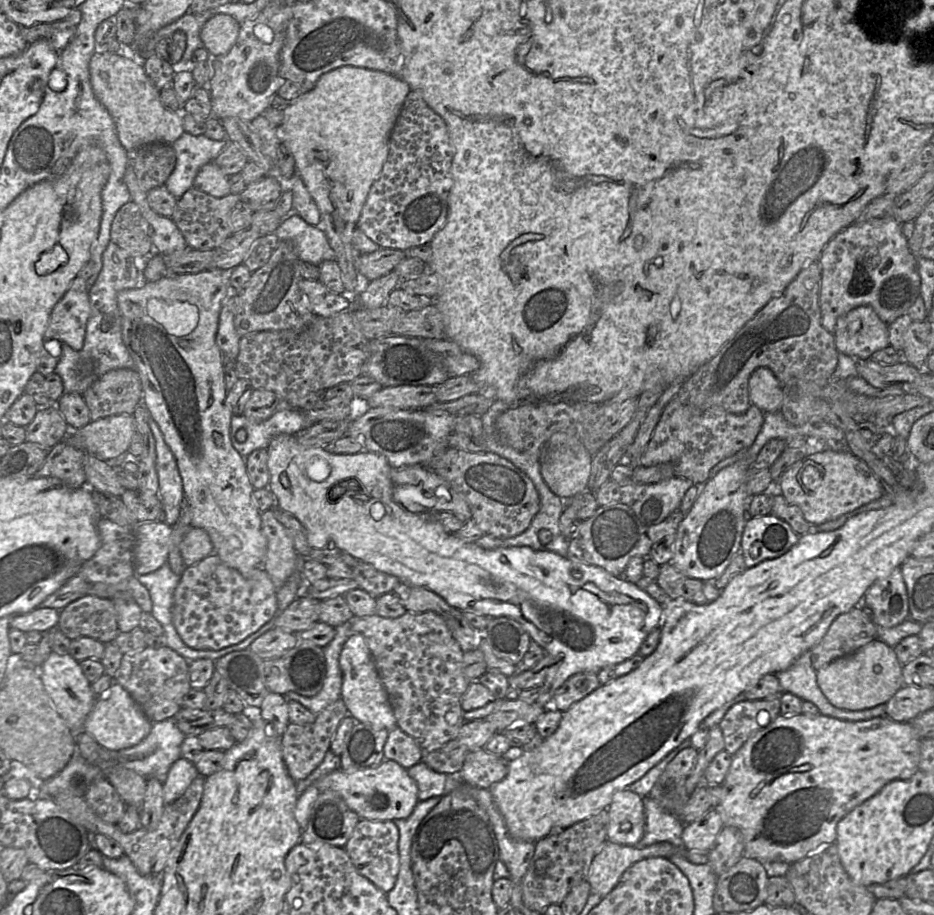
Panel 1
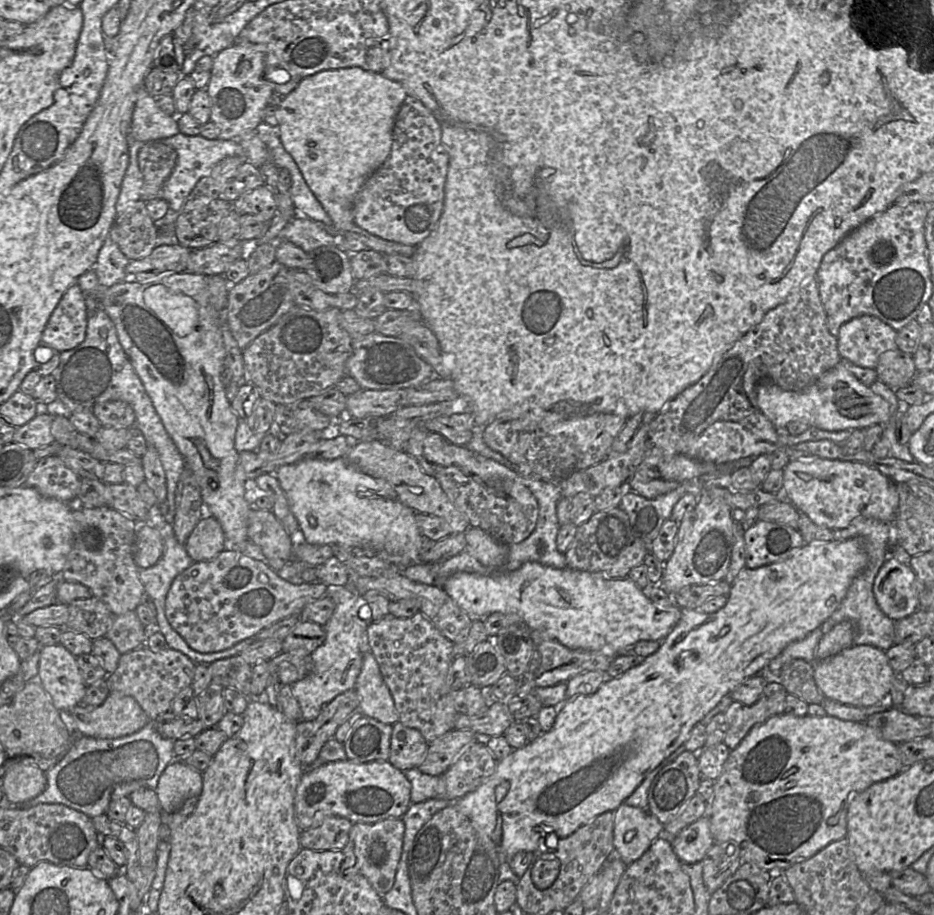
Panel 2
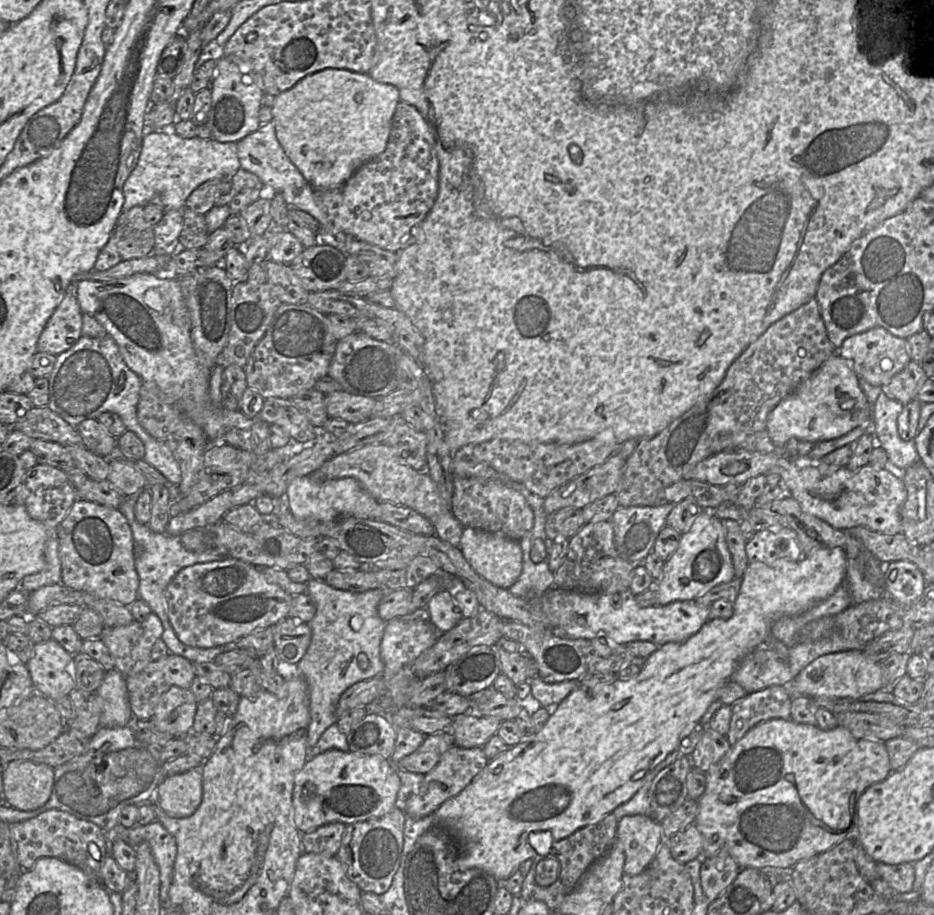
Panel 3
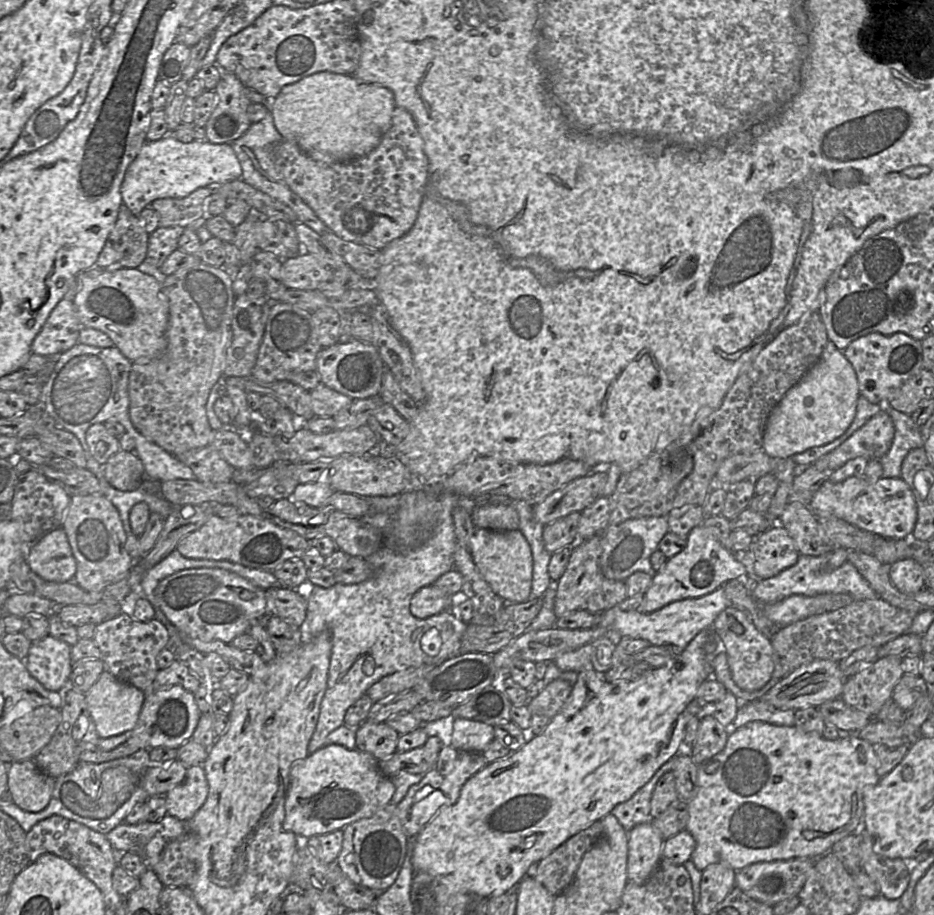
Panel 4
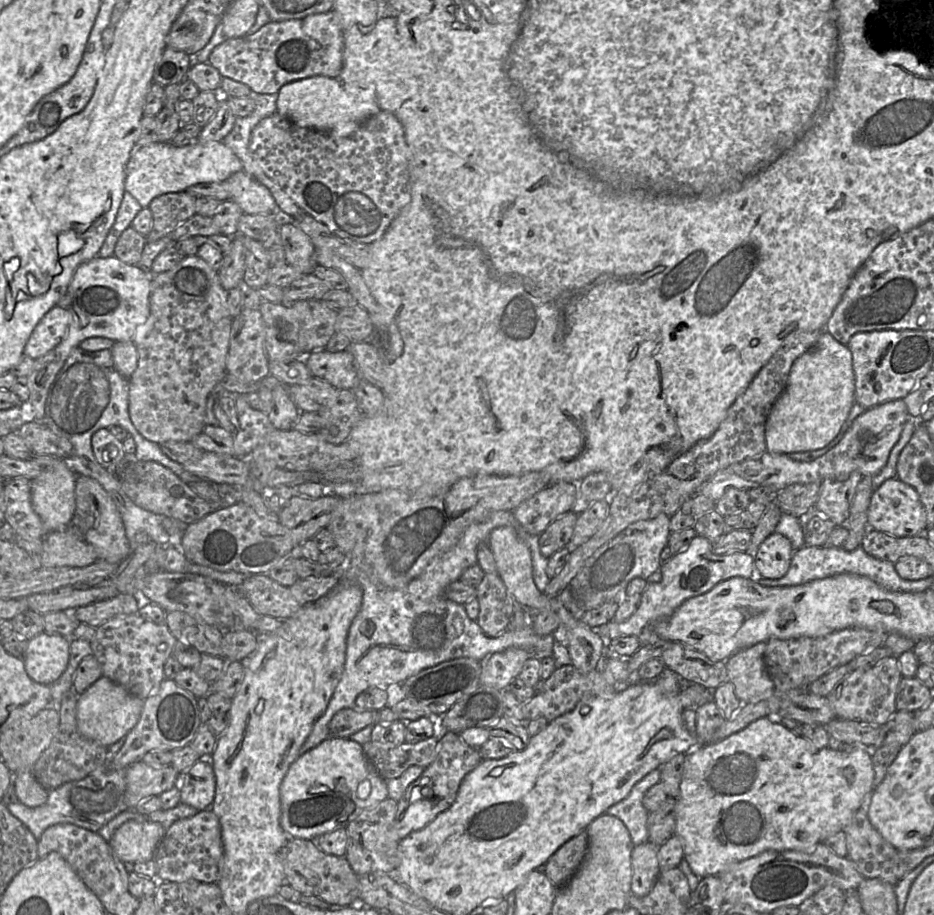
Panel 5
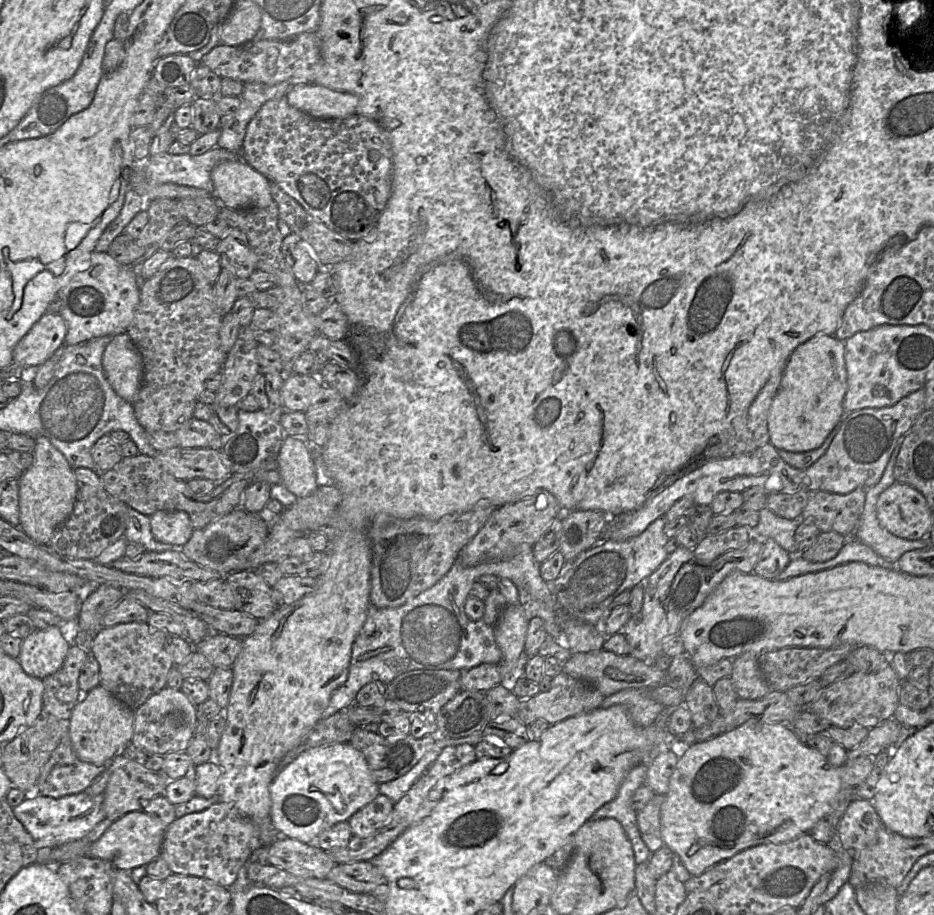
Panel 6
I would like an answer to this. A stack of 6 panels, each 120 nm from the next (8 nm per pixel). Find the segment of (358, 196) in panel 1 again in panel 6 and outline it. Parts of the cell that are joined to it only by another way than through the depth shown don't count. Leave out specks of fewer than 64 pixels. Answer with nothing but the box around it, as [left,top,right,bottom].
[285,83,358,119]

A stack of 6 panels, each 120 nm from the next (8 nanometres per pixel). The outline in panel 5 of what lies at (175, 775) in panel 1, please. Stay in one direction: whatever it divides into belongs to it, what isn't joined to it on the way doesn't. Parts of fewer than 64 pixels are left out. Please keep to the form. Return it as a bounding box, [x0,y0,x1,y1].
[180,759,216,811]

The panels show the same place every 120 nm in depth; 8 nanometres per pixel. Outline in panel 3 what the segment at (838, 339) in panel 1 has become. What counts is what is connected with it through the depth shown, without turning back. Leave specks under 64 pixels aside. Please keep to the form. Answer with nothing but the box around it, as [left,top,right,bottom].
[837,327,911,387]

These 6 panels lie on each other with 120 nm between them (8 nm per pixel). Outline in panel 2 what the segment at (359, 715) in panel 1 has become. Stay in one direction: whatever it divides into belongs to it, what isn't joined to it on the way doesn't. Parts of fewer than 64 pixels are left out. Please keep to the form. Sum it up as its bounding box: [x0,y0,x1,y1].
[354,651,399,725]

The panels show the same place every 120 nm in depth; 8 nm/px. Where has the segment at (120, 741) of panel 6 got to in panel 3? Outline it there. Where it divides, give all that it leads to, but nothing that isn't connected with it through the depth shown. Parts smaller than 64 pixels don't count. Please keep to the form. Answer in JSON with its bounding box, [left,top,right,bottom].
[95,668,134,727]

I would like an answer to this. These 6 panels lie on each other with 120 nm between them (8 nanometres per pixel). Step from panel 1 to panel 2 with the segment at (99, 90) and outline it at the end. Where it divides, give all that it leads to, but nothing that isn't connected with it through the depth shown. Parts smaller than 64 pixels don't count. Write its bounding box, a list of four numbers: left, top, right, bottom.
[130,87,179,142]

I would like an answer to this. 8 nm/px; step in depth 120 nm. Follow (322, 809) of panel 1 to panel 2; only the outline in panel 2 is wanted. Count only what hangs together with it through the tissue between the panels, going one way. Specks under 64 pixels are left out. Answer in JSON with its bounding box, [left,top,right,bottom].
[300,816,352,851]

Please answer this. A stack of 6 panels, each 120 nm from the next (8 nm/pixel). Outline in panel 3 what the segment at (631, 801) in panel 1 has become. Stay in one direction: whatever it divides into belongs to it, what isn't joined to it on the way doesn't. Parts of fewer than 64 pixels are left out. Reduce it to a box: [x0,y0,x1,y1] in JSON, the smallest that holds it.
[617,816,664,873]

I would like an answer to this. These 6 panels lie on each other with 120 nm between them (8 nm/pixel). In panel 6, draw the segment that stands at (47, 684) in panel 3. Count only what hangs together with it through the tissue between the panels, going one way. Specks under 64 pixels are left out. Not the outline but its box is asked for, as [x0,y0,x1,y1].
[17,623,70,679]

